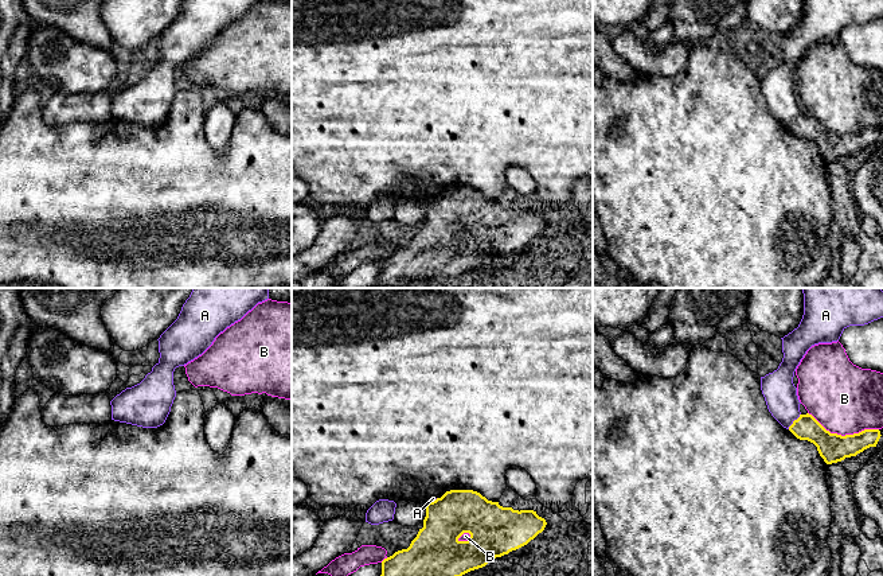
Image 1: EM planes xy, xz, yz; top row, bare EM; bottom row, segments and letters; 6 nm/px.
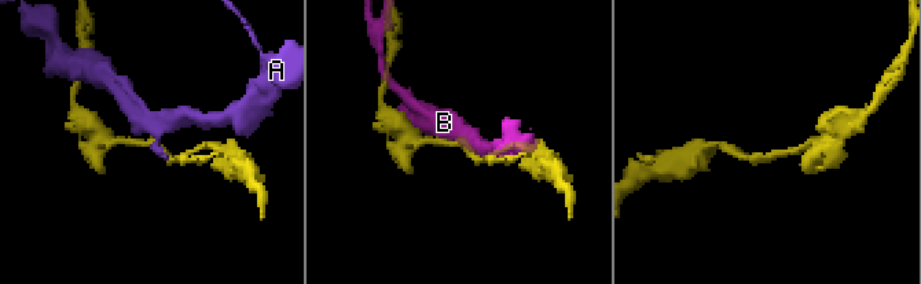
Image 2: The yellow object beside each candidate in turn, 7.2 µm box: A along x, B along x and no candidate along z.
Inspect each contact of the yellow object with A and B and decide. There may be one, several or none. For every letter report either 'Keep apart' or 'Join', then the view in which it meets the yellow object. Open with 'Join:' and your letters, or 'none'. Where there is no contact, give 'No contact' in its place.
Join: none
A: Keep apart. Touches yellow in yz
B: Keep apart. Touches yellow in yz

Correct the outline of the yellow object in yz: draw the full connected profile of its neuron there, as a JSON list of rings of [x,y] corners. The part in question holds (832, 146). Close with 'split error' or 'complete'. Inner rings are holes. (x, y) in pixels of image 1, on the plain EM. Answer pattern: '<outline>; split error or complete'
[[[809,112],[800,113],[789,129],[797,137],[813,141],[827,163],[841,160],[870,145],[876,145],[882,135],[879,128],[864,128],[845,135],[831,132]]]; complete

